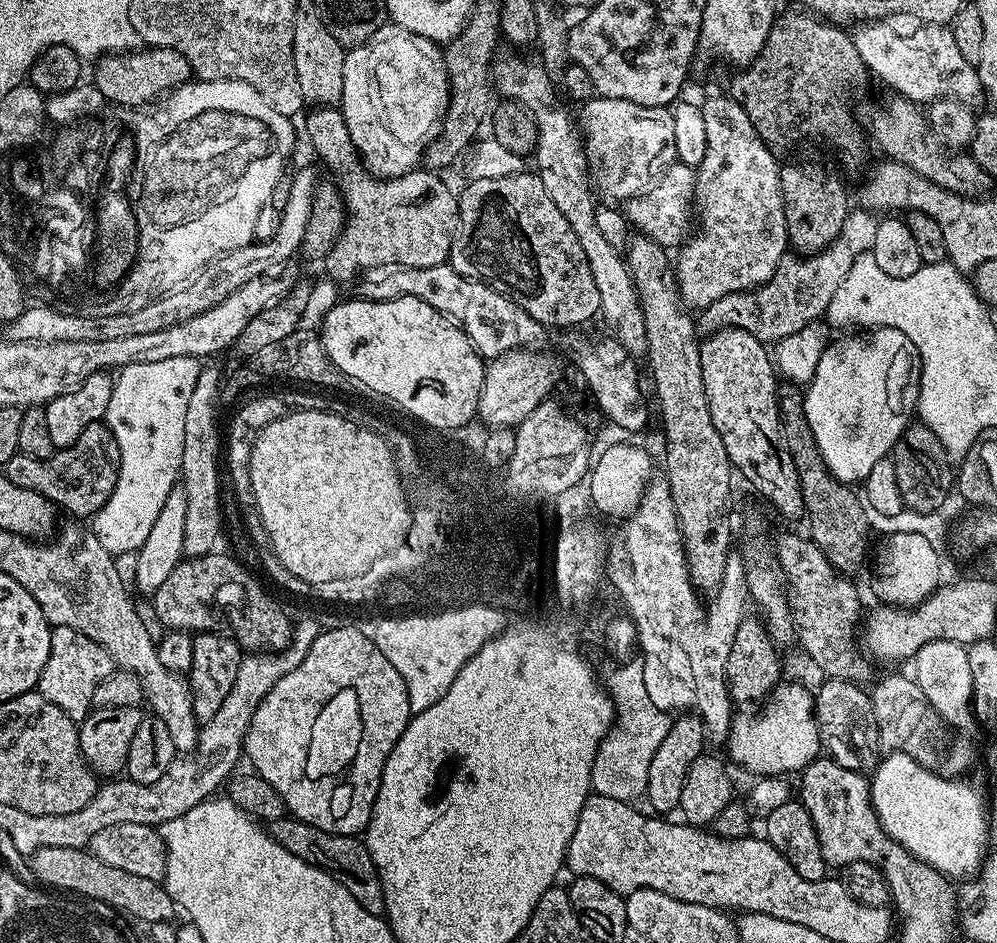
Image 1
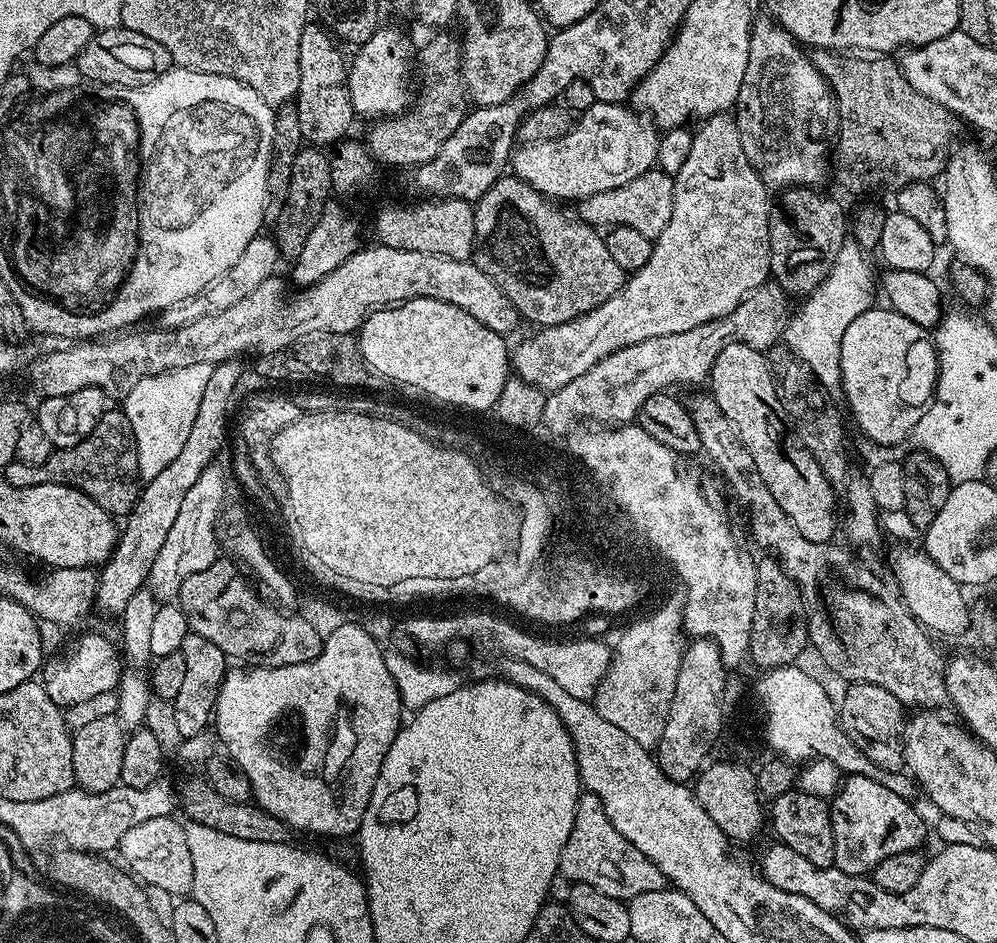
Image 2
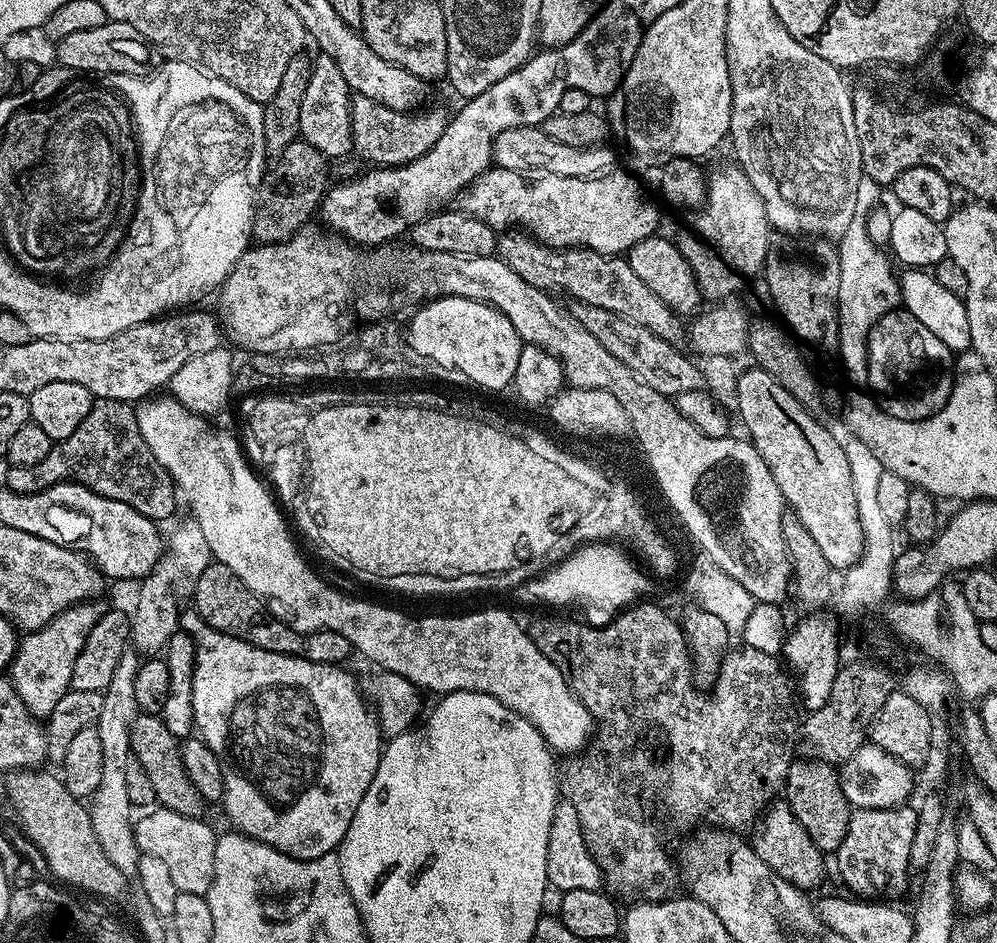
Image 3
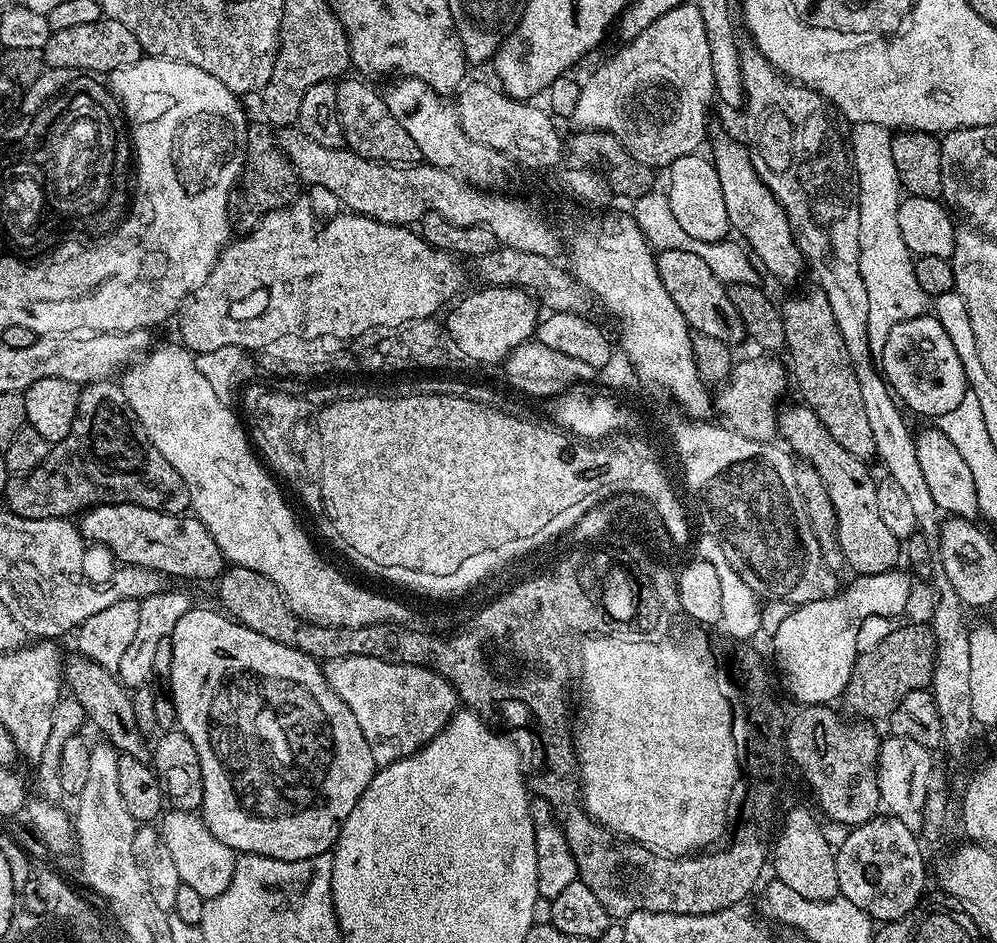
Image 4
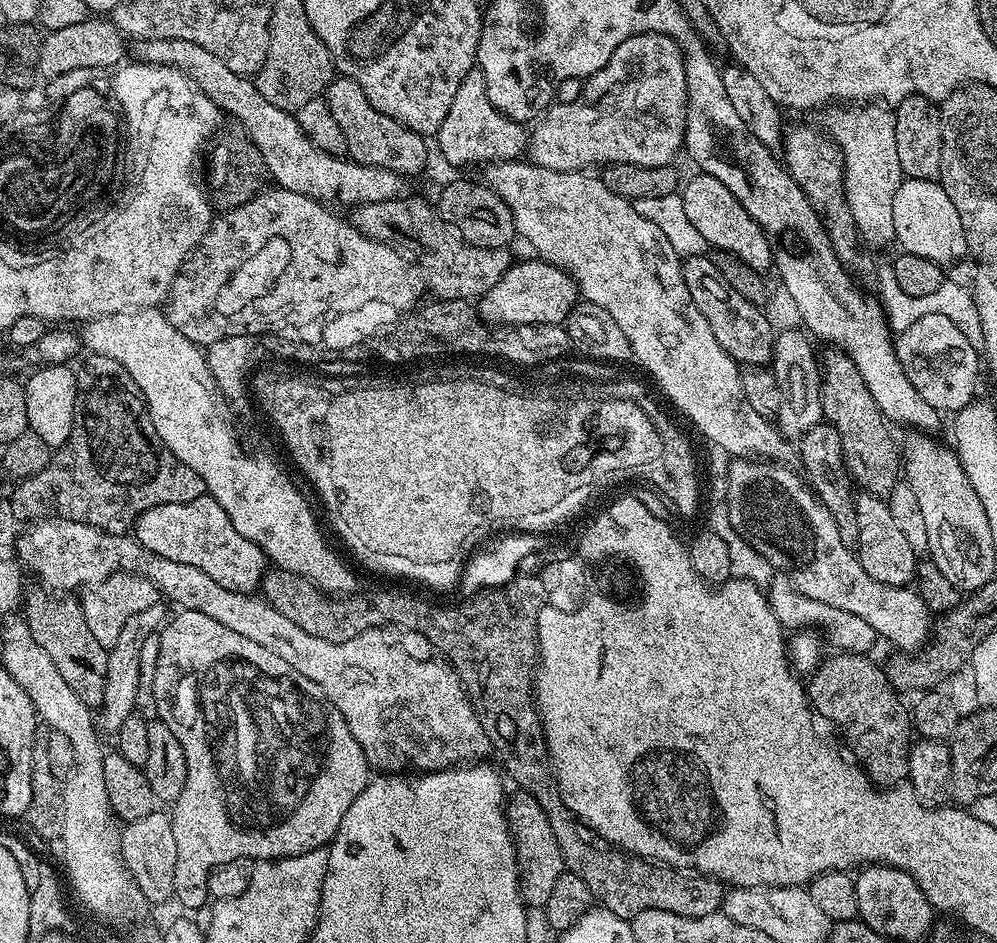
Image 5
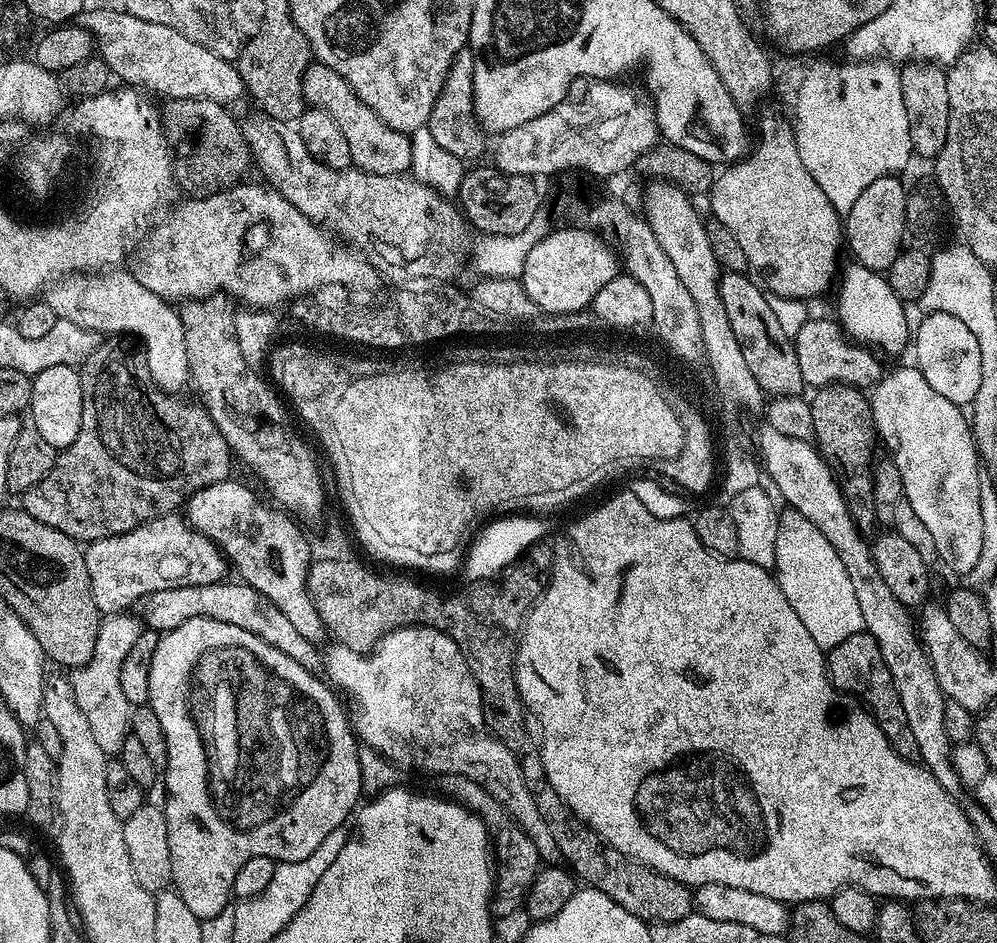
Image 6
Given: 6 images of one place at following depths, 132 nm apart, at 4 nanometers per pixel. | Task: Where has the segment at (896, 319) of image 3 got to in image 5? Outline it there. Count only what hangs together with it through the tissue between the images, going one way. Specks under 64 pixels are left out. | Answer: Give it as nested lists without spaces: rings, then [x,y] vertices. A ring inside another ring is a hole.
[[[926,314],[914,326],[895,337],[896,353],[906,370],[906,378],[914,382],[914,390],[941,414],[955,414],[966,407],[977,395],[976,375],[980,360],[976,357],[977,345],[962,334],[959,324],[950,322],[942,314]]]

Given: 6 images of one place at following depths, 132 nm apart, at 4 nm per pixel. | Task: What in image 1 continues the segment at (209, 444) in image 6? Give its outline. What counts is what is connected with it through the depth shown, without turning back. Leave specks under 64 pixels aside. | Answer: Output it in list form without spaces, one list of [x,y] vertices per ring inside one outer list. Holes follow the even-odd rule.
[[[101,422],[86,426],[82,434],[78,434],[78,442],[65,448],[57,448],[50,458],[30,458],[24,452],[17,452],[10,462],[2,465],[2,475],[10,478],[14,486],[22,490],[34,490],[34,494],[42,494],[52,501],[57,509],[69,512],[72,518],[91,518],[114,494],[114,486],[118,482],[120,469],[120,451],[114,434],[107,423]]]

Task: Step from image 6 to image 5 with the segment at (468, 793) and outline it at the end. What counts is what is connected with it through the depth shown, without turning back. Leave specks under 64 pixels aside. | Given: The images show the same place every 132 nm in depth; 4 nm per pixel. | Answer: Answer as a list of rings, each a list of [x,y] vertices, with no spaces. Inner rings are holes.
[[[516,790],[507,797],[504,817],[508,819],[508,830],[516,846],[516,866],[520,870],[520,897],[528,908],[542,908],[550,902],[558,878],[565,872],[562,850],[558,850],[558,838],[550,830],[550,818],[540,808],[538,798],[523,790]]]

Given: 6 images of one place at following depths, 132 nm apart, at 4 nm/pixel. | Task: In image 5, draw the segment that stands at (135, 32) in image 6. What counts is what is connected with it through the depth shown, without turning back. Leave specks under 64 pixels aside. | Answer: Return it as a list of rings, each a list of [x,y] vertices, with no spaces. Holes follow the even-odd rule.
[[[154,38],[137,40],[134,47],[137,61],[177,68],[212,99],[221,113],[228,115],[229,112],[234,119],[240,120],[239,127],[254,142],[254,146],[258,146],[258,154],[262,154],[268,176],[276,179],[273,181],[279,187],[310,196],[313,200],[337,200],[340,204],[348,204],[347,206],[393,200],[405,195],[405,177],[390,170],[365,168],[351,158],[331,156],[326,154],[326,150],[318,150],[318,146],[314,146],[314,142],[306,138],[293,113],[278,110],[278,106],[266,102],[266,98],[258,94],[255,79],[234,74],[234,70],[230,70],[221,59],[194,42],[178,38]]]

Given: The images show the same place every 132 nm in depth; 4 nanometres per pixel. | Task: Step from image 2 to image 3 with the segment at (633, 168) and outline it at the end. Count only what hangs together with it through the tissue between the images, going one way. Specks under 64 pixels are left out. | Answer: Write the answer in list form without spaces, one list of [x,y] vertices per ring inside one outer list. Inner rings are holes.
[[[540,126],[502,130],[502,134],[498,134],[498,138],[492,143],[492,158],[497,168],[525,174],[569,176],[583,180],[587,176],[599,176],[617,167],[616,156],[608,146],[604,144],[596,144],[592,148],[562,146],[562,142],[554,142],[554,138],[547,136]]]

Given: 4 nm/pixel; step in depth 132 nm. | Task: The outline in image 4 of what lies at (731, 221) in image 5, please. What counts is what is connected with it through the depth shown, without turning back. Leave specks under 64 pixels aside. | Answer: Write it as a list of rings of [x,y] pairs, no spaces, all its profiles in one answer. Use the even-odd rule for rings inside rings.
[[[698,152],[683,155],[668,166],[666,195],[673,216],[678,220],[678,225],[684,234],[702,242],[718,243],[730,232],[725,199],[722,196],[722,188],[713,161],[709,157],[704,158],[700,155],[701,153]]]

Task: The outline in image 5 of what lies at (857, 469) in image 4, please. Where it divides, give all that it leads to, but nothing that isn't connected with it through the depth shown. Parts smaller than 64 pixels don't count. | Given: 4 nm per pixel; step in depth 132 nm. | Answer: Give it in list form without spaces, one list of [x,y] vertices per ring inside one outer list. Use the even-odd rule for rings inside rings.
[[[861,491],[856,496],[856,521],[858,542],[854,551],[862,562],[862,570],[866,570],[866,574],[870,574],[870,578],[874,578],[877,582],[886,582],[886,586],[903,588],[911,585],[916,578],[918,554],[910,550],[910,541],[895,524],[894,517],[890,515],[887,499]]]

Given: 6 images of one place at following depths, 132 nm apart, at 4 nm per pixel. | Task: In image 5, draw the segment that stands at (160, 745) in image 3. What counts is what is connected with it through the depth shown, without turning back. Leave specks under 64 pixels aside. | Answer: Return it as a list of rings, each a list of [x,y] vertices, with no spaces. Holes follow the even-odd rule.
[[[39,591],[32,592],[29,596],[27,593],[22,604],[22,618],[30,626],[34,642],[38,642],[38,646],[42,646],[42,650],[50,654],[50,662],[58,666],[58,674],[66,678],[70,690],[74,690],[74,694],[78,694],[78,698],[82,698],[88,708],[99,709],[106,690],[108,649],[97,642],[94,634],[90,634],[90,626],[86,626],[79,599],[57,598],[47,591]]]

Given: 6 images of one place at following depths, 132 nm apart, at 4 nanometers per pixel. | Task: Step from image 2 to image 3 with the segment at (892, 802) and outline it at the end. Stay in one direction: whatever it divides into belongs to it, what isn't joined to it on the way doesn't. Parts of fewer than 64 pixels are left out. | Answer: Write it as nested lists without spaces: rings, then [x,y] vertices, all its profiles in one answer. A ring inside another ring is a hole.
[[[861,808],[853,811],[846,838],[834,854],[840,880],[860,898],[880,898],[883,892],[900,892],[910,873],[910,842],[916,833],[916,808]]]

